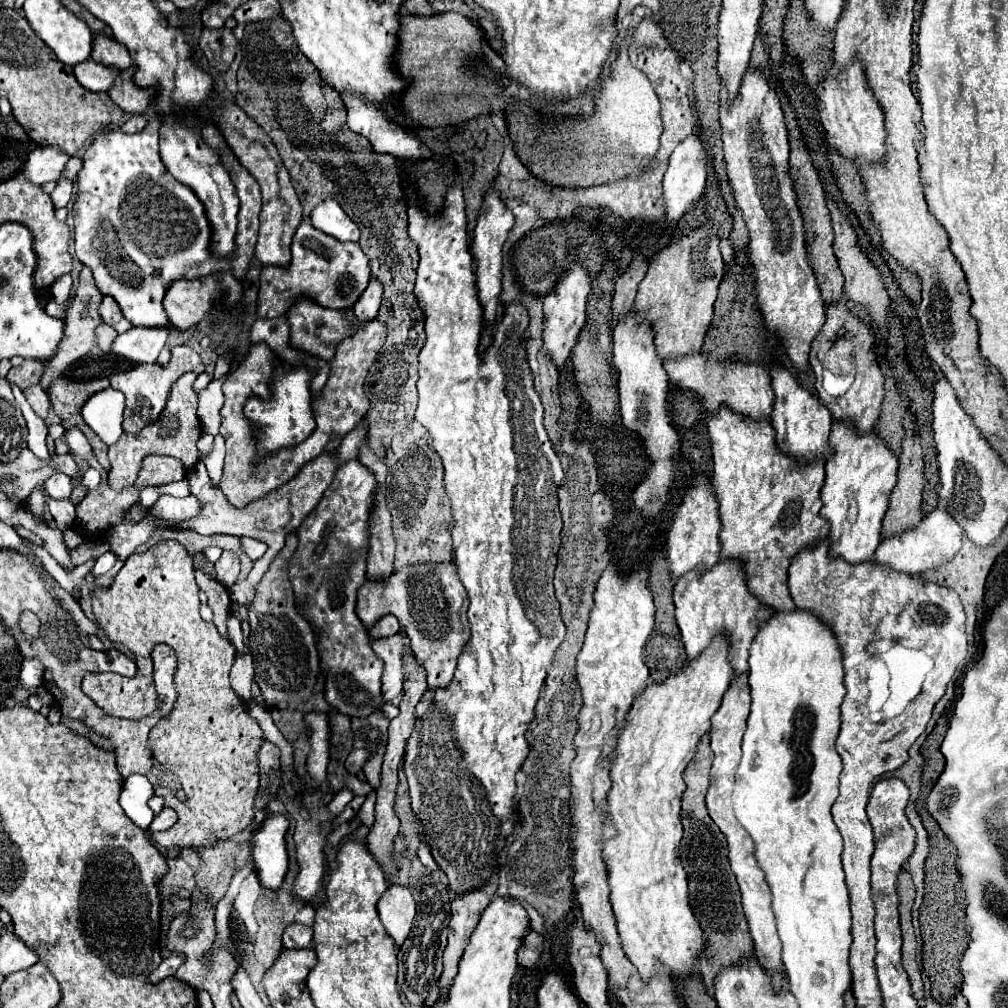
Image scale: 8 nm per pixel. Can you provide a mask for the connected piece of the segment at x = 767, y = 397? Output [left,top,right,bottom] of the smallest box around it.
[663,353,775,421]

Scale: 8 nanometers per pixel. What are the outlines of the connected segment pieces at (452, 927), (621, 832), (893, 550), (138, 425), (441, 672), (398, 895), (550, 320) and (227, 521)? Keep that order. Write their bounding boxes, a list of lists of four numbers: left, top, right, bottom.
[[441,871,499,993],[603,637,731,981],[875,509,961,577],[109,345,205,435],[357,563,469,689],[377,885,417,947],[543,265,591,371],[183,419,369,607]]

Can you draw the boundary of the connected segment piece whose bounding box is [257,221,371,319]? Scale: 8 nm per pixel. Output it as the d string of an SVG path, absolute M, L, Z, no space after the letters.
M301 221L291 243L291 265L281 269L267 265L261 269L261 287L257 299L257 317L273 319L287 313L295 297L307 295L329 309L343 309L355 305L355 301L365 291L371 277L369 259L357 243L339 243L323 231L315 231L311 223Z

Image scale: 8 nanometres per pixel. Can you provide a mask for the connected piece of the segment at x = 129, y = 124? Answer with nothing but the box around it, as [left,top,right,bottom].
[119,115,147,133]

